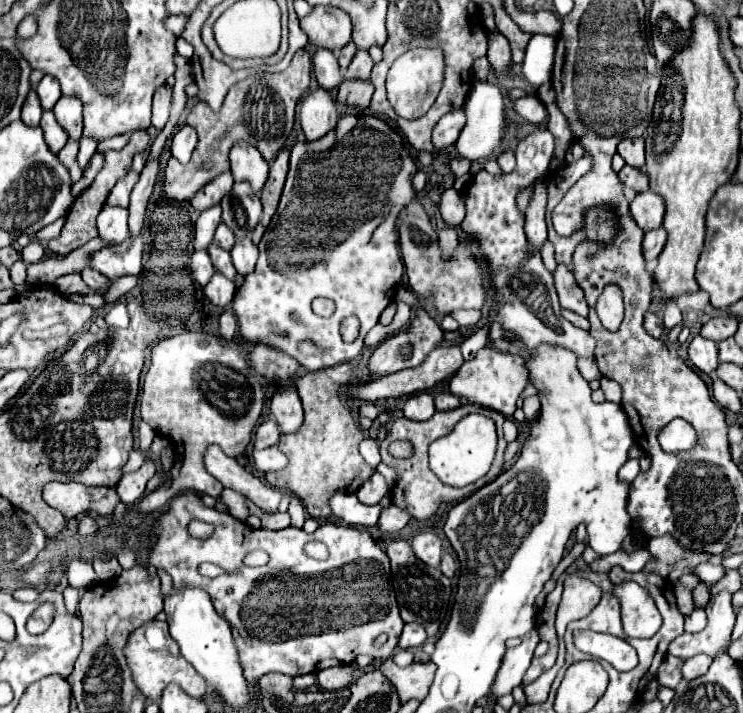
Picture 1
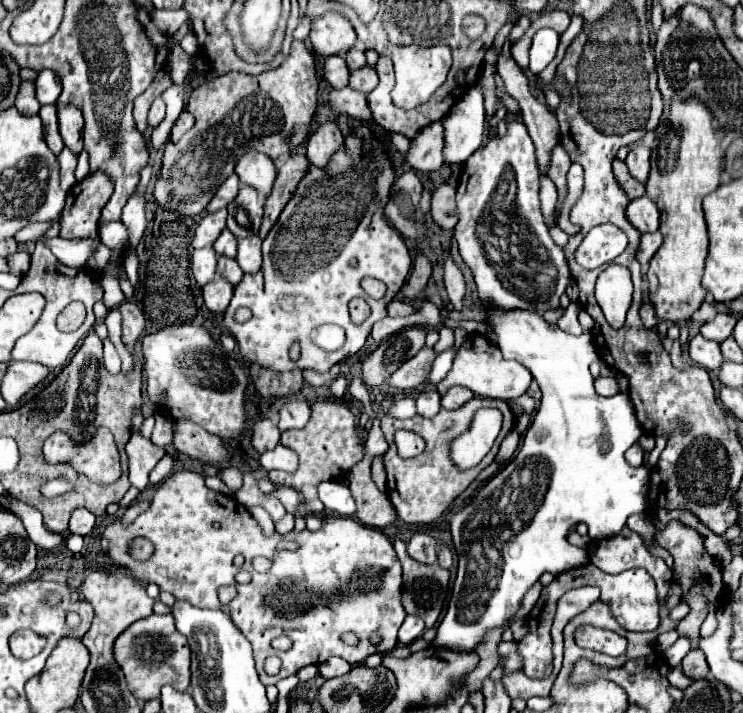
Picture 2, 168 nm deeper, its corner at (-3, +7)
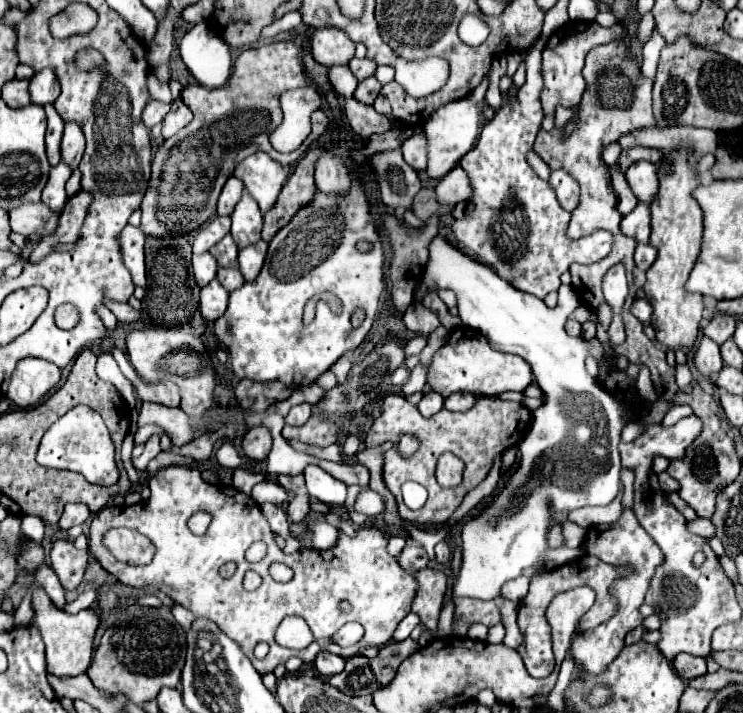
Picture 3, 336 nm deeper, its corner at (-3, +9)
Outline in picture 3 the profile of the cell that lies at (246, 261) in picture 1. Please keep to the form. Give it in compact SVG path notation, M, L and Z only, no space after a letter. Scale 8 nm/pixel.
M262 239L250 247L240 249L238 261L240 261L240 271L246 281L252 281L258 277L262 263L264 263L264 257L266 257L266 249L268 249L268 243Z

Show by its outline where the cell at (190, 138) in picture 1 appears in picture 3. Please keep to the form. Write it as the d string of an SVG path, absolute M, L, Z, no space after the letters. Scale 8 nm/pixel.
M178 99L174 105L172 105L172 109L170 109L170 113L164 117L164 121L162 121L162 137L164 139L170 139L172 135L176 135L182 127L186 127L188 123L190 123L190 119L192 119L194 115L192 115L192 111Z

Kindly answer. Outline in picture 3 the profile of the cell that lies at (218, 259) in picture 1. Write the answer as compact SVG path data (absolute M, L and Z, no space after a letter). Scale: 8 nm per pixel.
M220 267L216 277L228 291L234 291L234 289L242 287L242 283L244 283L244 277L238 267Z

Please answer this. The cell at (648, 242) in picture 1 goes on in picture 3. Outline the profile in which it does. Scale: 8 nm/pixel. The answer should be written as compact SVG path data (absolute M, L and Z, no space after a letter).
M638 243L636 253L634 253L636 267L642 271L648 271L648 267L654 263L654 259L656 259L656 249L650 243Z

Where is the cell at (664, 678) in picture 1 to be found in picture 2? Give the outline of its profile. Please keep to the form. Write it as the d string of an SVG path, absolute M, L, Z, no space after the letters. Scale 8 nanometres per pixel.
M670 669L668 671L668 679L670 679L670 683L674 685L674 687L678 687L678 689L688 689L694 681L692 679L688 679L680 669Z

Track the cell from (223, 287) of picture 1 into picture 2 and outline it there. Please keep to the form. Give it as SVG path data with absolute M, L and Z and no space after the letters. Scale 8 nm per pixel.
M216 277L214 281L202 287L202 297L204 297L206 307L212 313L224 313L232 299L232 291L234 287L228 281L224 281L224 277Z

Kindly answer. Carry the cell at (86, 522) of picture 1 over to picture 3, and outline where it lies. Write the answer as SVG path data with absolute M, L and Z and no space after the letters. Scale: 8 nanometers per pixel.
M68 503L64 507L64 515L60 519L60 529L70 529L72 525L82 525L90 517L90 509L84 503Z

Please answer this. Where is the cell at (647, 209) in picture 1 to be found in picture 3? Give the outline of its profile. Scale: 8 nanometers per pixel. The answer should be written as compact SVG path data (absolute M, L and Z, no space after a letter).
M638 203L634 207L632 213L628 213L622 223L620 223L620 229L624 235L628 237L634 237L636 241L640 243L646 243L650 239L650 207L646 203Z

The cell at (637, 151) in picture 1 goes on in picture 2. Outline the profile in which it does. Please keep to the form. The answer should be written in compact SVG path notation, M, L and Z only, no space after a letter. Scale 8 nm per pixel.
M634 147L628 157L626 157L626 165L630 169L630 175L640 181L646 183L648 173L650 173L650 149L646 147Z

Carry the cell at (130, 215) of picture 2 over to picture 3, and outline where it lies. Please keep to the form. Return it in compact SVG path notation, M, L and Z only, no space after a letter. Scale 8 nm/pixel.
M126 225L120 233L120 247L124 251L124 265L132 273L136 285L146 287L146 265L144 265L144 233L140 227Z

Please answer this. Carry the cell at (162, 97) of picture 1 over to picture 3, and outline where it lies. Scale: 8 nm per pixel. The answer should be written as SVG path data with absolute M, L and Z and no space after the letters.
M152 99L152 101L148 101L148 105L146 105L144 113L142 113L142 123L150 129L150 127L154 127L156 123L160 123L160 121L166 117L168 111L170 111L170 105Z

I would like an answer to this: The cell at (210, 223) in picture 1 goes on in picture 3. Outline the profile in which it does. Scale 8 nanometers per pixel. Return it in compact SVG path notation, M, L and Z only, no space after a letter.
M216 215L214 219L210 219L206 225L202 225L198 229L198 235L194 239L194 253L204 253L208 251L212 245L216 245L226 233L230 231L230 217L220 217Z

